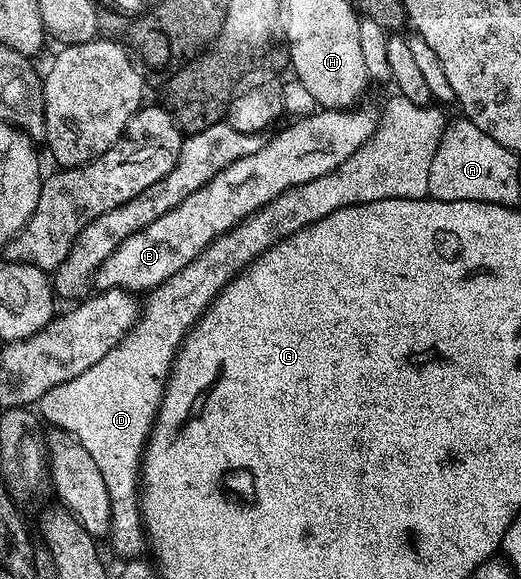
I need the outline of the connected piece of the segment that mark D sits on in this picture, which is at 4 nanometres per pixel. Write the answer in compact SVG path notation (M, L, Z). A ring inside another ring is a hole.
M392 96L376 134L350 160L343 162L334 172L318 176L318 180L310 180L306 184L298 184L282 192L273 202L263 206L257 214L252 214L247 221L240 222L230 232L216 238L199 256L190 260L190 264L186 264L182 272L174 272L170 280L166 280L151 291L150 302L145 303L143 316L136 327L116 347L106 352L106 356L102 356L98 364L86 368L86 372L74 376L72 380L66 380L50 388L50 392L41 396L38 410L43 421L48 424L53 422L57 431L78 439L82 448L90 452L94 464L98 464L102 480L106 480L106 492L110 492L112 512L110 543L112 542L113 548L121 554L121 559L137 557L141 553L140 549L146 546L146 523L142 513L142 463L145 458L145 447L160 412L164 390L168 387L168 378L172 375L173 363L189 330L199 322L200 317L208 311L208 305L227 288L229 282L237 278L254 259L263 256L282 240L294 236L294 232L330 216L330 212L387 198L429 197L427 184L430 164L438 152L446 127L446 119L444 120L444 114L439 109L443 110L436 104L419 106L405 98Z

